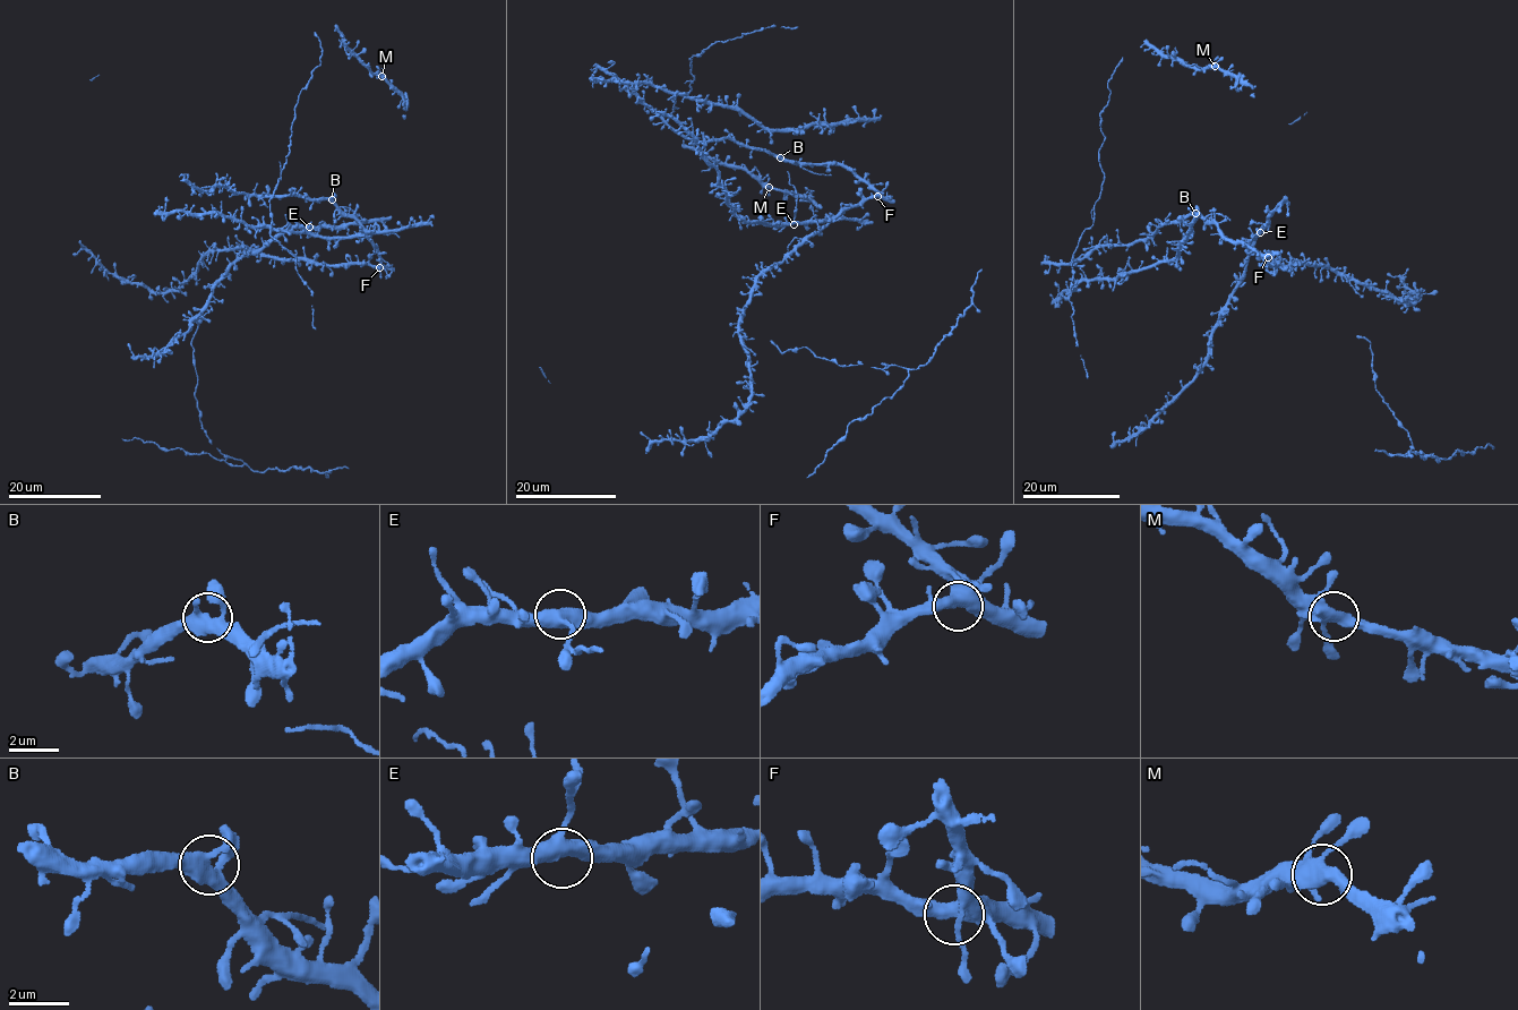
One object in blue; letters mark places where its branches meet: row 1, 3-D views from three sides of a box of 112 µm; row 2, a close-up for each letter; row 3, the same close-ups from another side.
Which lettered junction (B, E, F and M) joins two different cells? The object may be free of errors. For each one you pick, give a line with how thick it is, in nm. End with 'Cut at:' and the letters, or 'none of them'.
Cut at: none of them

